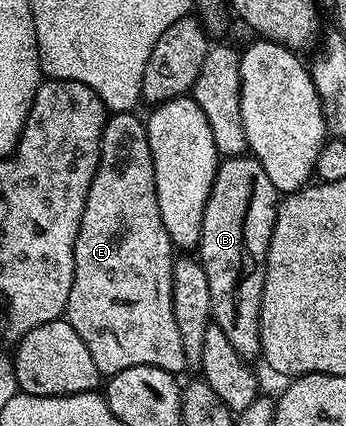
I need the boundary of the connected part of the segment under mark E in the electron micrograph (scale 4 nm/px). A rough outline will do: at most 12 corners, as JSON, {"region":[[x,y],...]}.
{"region":[[138,112],[111,113],[65,320],[100,374],[188,368]]}

